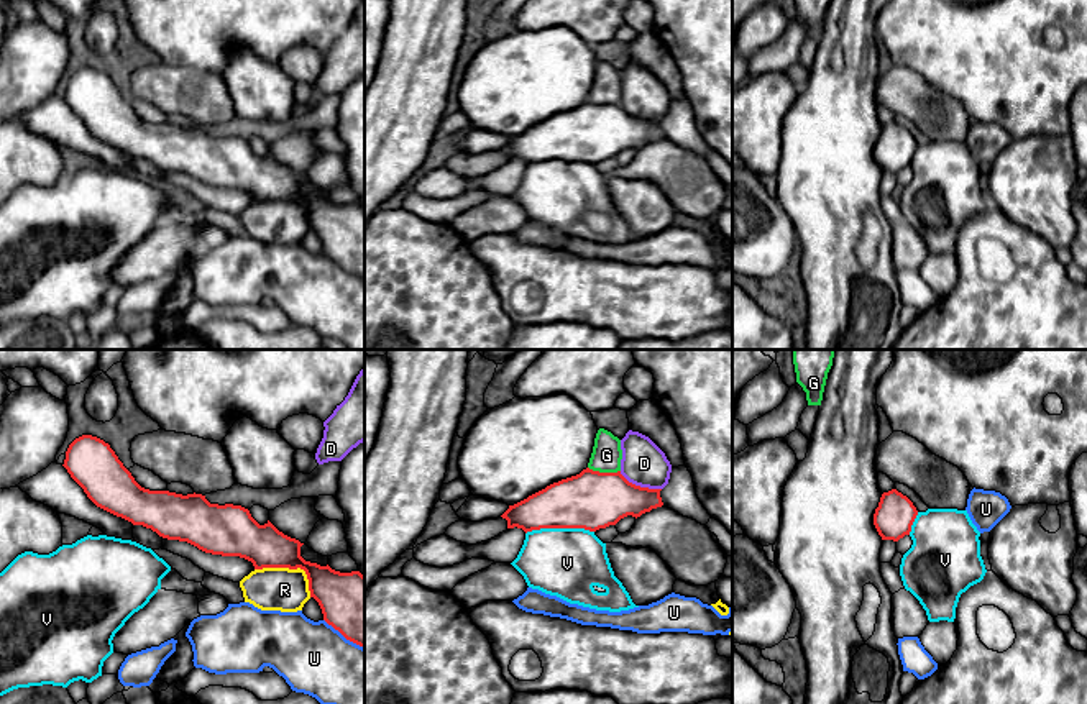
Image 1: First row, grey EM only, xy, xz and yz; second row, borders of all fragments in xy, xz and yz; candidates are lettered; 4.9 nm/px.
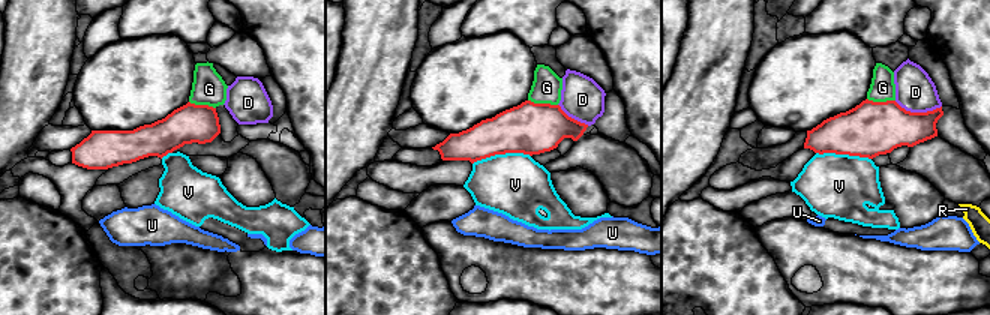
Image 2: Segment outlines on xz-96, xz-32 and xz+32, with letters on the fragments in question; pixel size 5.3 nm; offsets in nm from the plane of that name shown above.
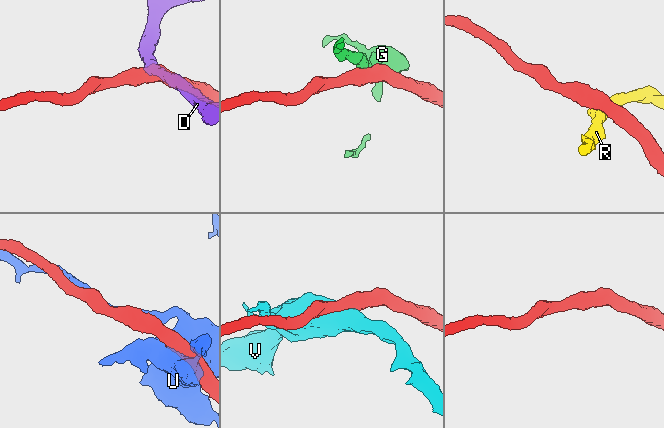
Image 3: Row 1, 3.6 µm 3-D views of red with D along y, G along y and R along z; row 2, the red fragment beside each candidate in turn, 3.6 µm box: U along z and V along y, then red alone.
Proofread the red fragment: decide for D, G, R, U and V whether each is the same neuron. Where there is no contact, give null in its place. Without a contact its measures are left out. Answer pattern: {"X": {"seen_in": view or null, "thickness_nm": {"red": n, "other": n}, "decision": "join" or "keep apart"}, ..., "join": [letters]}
{"D": {"seen_in": "xz", "thickness_nm": {"red": 280, "other": 220}, "decision": "keep apart"}, "G": {"seen_in": "xz", "thickness_nm": {"red": 280, "other": 150}, "decision": "keep apart"}, "R": {"seen_in": "xy", "thickness_nm": {"red": 220, "other": 220}, "decision": "keep apart"}, "U": {"seen_in": "xy", "thickness_nm": {"red": 320, "other": 360}, "decision": "keep apart"}, "V": {"seen_in": "xz", "thickness_nm": {"red": 280, "other": 340}, "decision": "keep apart"}, "join": []}

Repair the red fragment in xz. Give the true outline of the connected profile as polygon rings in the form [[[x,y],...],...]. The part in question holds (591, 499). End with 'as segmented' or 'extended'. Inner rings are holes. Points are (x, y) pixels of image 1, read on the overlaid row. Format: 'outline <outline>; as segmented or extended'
outline [[[586,468],[509,505],[501,517],[507,520],[507,528],[517,527],[525,533],[540,528],[596,532],[627,515],[637,519],[662,507],[660,491],[635,486],[621,471],[599,473]]]; as segmented

